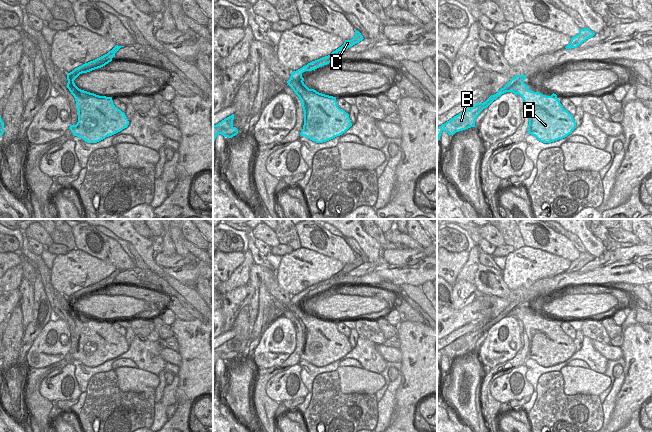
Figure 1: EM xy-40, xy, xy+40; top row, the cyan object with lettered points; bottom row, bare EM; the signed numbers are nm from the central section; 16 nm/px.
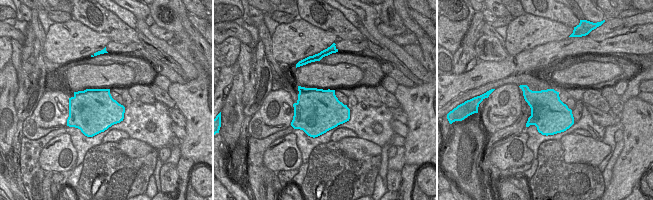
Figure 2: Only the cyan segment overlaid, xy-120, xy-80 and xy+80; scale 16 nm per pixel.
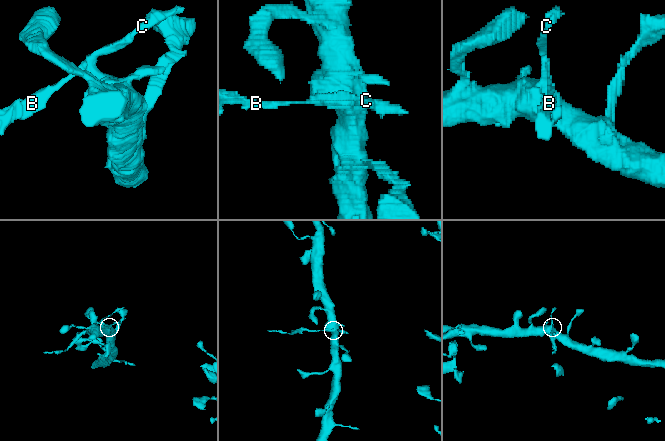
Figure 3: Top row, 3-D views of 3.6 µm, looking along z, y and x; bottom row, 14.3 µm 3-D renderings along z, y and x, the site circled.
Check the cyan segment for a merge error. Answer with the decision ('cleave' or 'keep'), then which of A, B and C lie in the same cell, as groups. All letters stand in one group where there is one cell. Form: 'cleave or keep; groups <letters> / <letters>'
cleave; groups A / B C

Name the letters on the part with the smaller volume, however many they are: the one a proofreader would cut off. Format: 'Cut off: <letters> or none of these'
Cut off: B, C

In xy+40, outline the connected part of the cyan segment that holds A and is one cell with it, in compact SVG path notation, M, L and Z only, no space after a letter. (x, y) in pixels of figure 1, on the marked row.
M526 91L521 97L529 116L528 134L535 136L540 142L551 143L563 139L576 128L573 115L563 108L556 94L546 96L539 92Z

